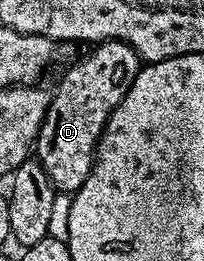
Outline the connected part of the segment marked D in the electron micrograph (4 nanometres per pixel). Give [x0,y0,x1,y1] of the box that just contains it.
[38,39,144,192]

